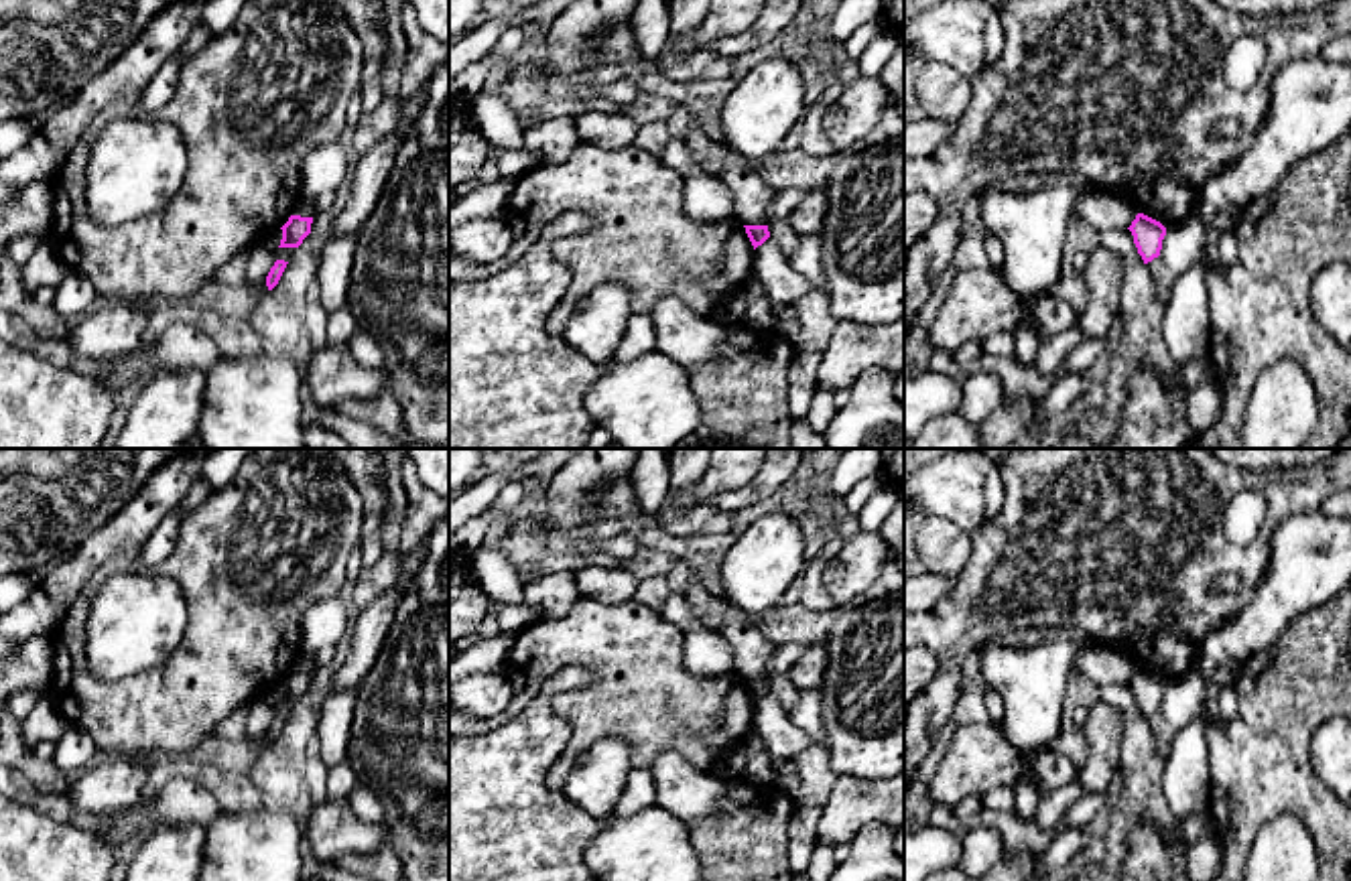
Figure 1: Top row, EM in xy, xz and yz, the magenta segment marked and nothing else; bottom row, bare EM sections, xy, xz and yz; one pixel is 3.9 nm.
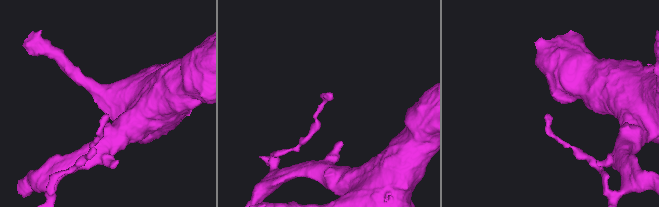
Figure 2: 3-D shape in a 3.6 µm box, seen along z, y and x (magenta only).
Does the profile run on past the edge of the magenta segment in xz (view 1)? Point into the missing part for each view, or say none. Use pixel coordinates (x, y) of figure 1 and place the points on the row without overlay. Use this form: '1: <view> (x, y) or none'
1: none

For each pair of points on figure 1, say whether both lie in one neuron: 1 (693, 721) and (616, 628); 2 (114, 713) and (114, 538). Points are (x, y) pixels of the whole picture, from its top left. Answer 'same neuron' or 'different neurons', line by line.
1: same neuron
2: different neurons

